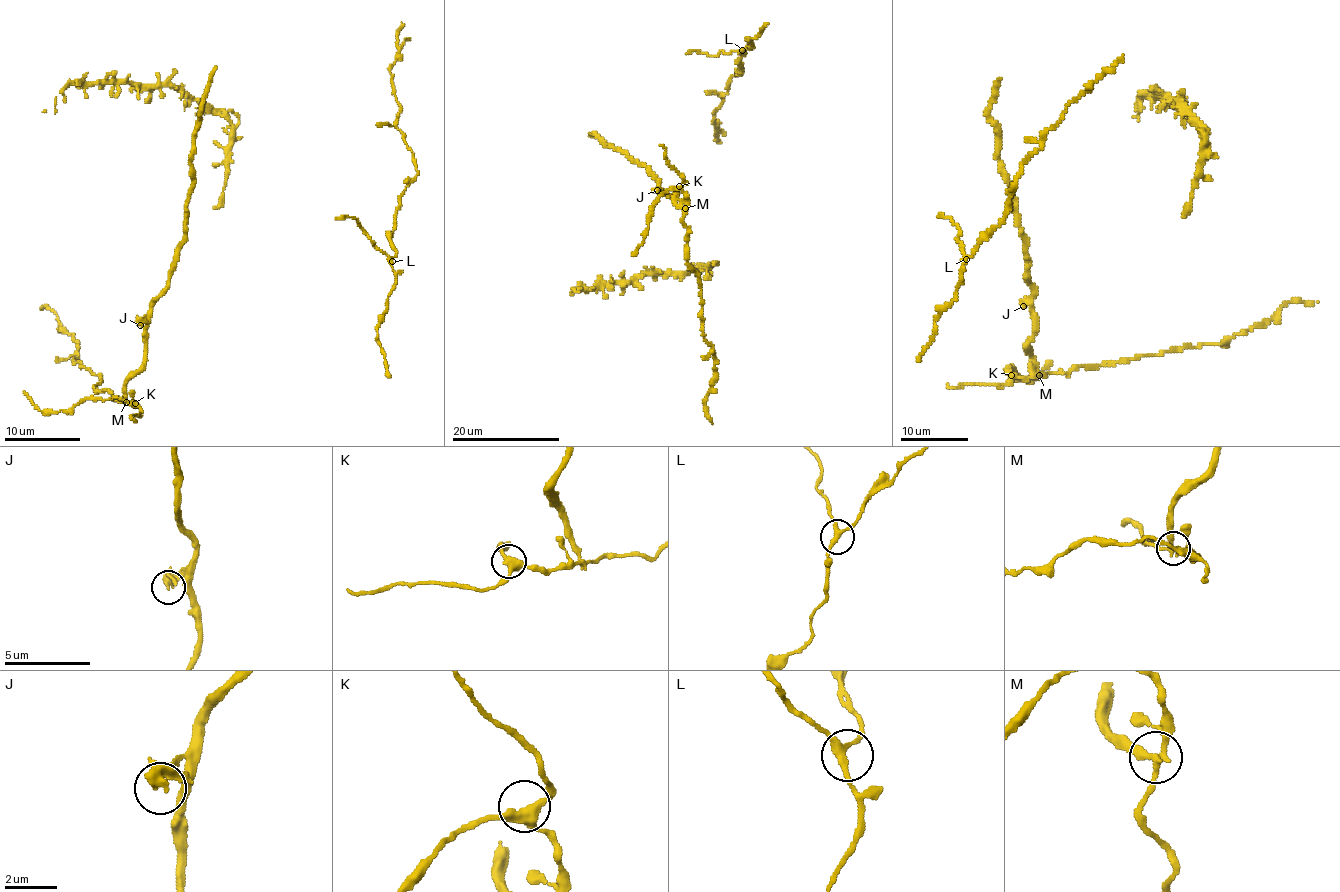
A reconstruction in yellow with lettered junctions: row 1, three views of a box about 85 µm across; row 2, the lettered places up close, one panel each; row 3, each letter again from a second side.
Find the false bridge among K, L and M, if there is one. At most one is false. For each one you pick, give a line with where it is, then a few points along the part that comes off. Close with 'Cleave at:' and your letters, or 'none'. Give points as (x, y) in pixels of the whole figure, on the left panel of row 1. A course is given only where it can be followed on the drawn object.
M: at (126, 402); foreign part runs (126, 401), (127, 379), (142, 368), (150, 303), (168, 285), (168, 272), (182, 240), (195, 127), (216, 66)
Cleave at: M

